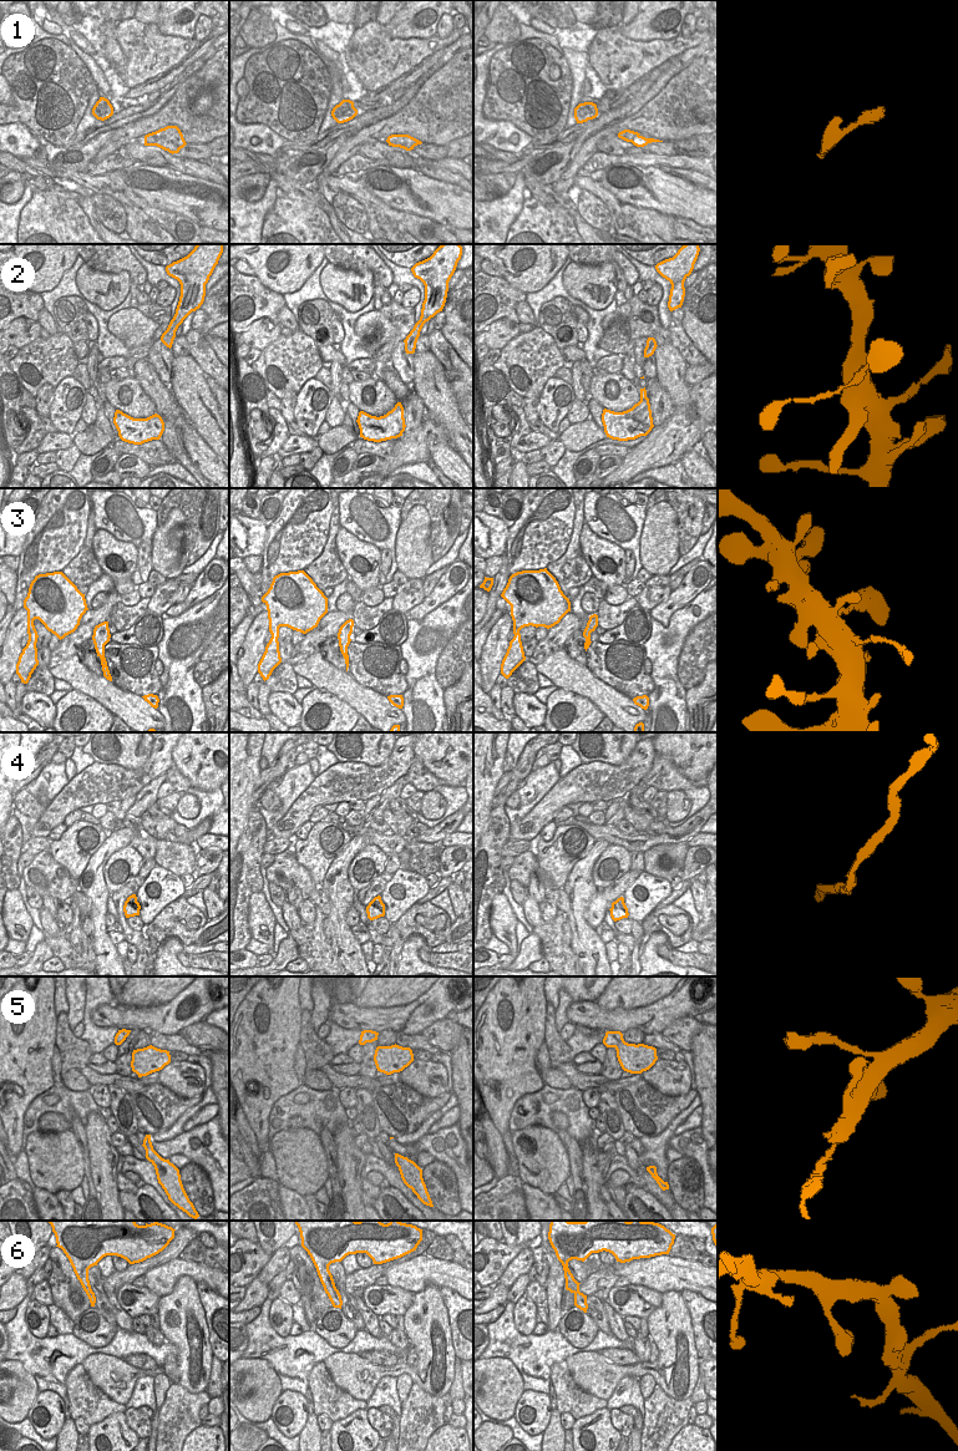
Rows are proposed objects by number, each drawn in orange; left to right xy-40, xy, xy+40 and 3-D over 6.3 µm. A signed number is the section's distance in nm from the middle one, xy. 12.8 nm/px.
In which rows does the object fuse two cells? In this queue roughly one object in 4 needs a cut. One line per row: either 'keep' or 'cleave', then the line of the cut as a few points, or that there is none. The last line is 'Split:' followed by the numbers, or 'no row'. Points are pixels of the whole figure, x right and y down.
1: keep; cut none
2: keep; cut none
3: keep; cut none
4: keep; cut none
5: keep; cut none
6: keep; cut none
Split: no row

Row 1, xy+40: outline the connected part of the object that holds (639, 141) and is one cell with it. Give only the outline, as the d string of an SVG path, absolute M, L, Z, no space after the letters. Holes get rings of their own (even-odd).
M624 130L619 132L618 137L627 142L632 142L637 147L644 147L652 142L663 142L663 141L654 139L654 138L645 138L640 133L630 131L630 130Z

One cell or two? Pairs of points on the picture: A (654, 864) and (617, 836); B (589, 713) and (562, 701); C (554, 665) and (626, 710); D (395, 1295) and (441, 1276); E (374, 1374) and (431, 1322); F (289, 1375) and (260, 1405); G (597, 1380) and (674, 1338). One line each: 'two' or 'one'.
A: two
B: one
C: one
D: two
E: one
F: two
G: one

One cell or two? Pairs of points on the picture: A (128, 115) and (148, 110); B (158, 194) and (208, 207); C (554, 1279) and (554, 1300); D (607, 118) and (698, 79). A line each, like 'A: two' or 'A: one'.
A: one
B: one
C: one
D: two

